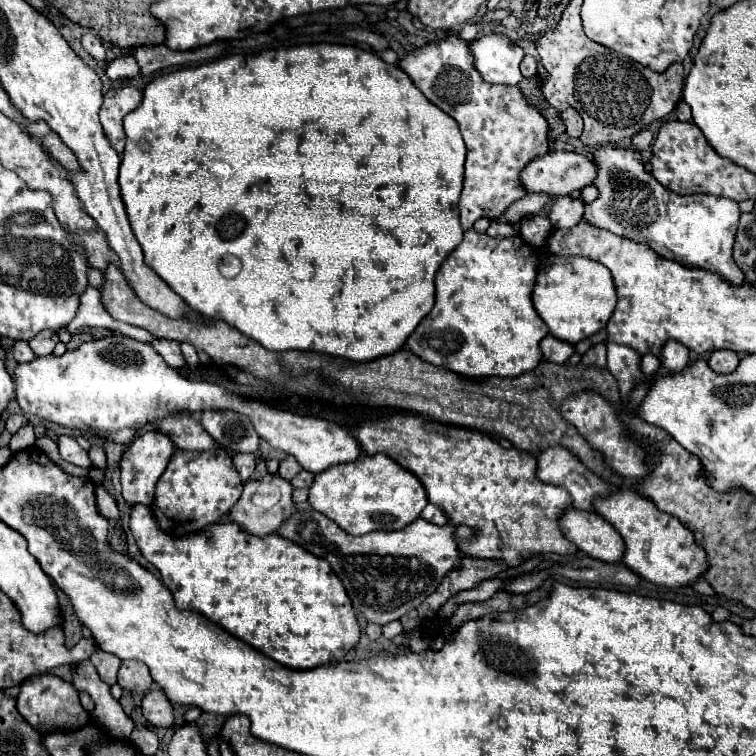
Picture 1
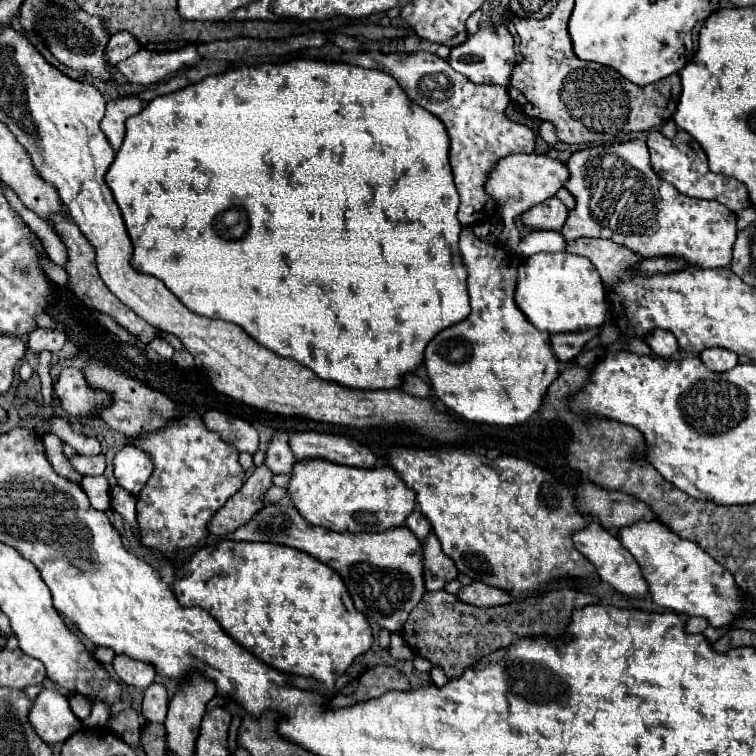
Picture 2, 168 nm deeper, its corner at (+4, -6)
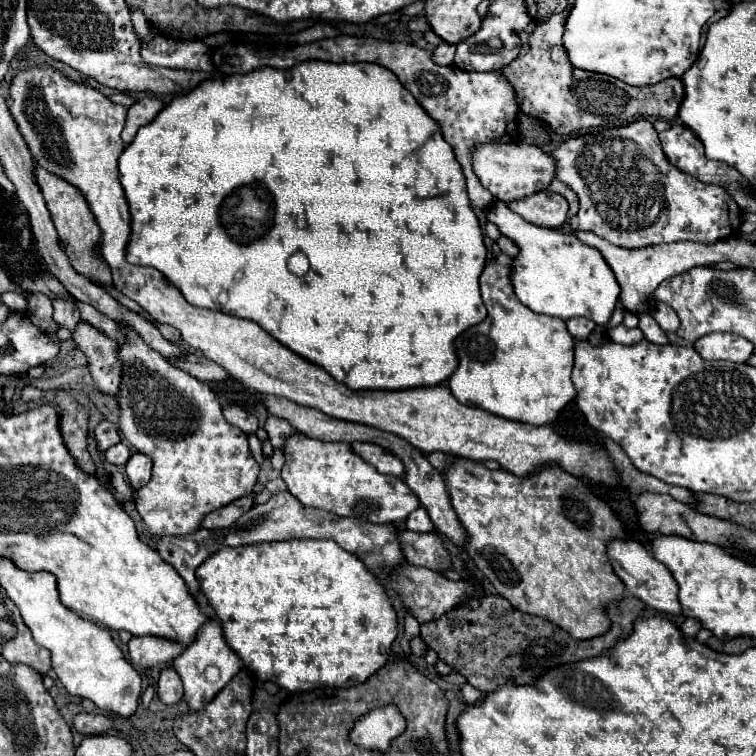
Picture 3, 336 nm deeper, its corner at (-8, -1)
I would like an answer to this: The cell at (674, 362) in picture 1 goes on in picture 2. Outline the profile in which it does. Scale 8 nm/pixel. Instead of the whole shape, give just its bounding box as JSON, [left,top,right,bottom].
[648,330,678,358]

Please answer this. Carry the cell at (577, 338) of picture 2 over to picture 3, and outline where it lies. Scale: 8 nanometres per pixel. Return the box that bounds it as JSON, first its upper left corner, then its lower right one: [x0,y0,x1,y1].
[566,317,594,339]

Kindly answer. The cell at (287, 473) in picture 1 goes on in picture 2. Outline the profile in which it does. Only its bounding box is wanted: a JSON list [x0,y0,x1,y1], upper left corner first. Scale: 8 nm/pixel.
[266,432,294,474]

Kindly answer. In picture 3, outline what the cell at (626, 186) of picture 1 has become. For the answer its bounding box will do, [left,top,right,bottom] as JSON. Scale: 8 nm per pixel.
[550,119,740,249]

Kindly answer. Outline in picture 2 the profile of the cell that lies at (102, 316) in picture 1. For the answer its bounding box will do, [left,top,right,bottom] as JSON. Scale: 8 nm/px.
[42,256,68,288]

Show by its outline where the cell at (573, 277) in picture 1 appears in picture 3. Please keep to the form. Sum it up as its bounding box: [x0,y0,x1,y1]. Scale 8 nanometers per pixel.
[486,201,620,325]

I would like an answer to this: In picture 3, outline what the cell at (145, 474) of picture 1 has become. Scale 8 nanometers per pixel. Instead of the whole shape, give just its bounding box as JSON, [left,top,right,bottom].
[126,453,152,489]

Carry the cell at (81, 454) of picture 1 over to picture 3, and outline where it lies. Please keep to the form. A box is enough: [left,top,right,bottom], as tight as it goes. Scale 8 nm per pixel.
[104,443,130,465]

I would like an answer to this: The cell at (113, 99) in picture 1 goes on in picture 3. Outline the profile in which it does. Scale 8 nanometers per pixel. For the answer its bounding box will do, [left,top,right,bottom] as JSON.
[122,97,164,143]

